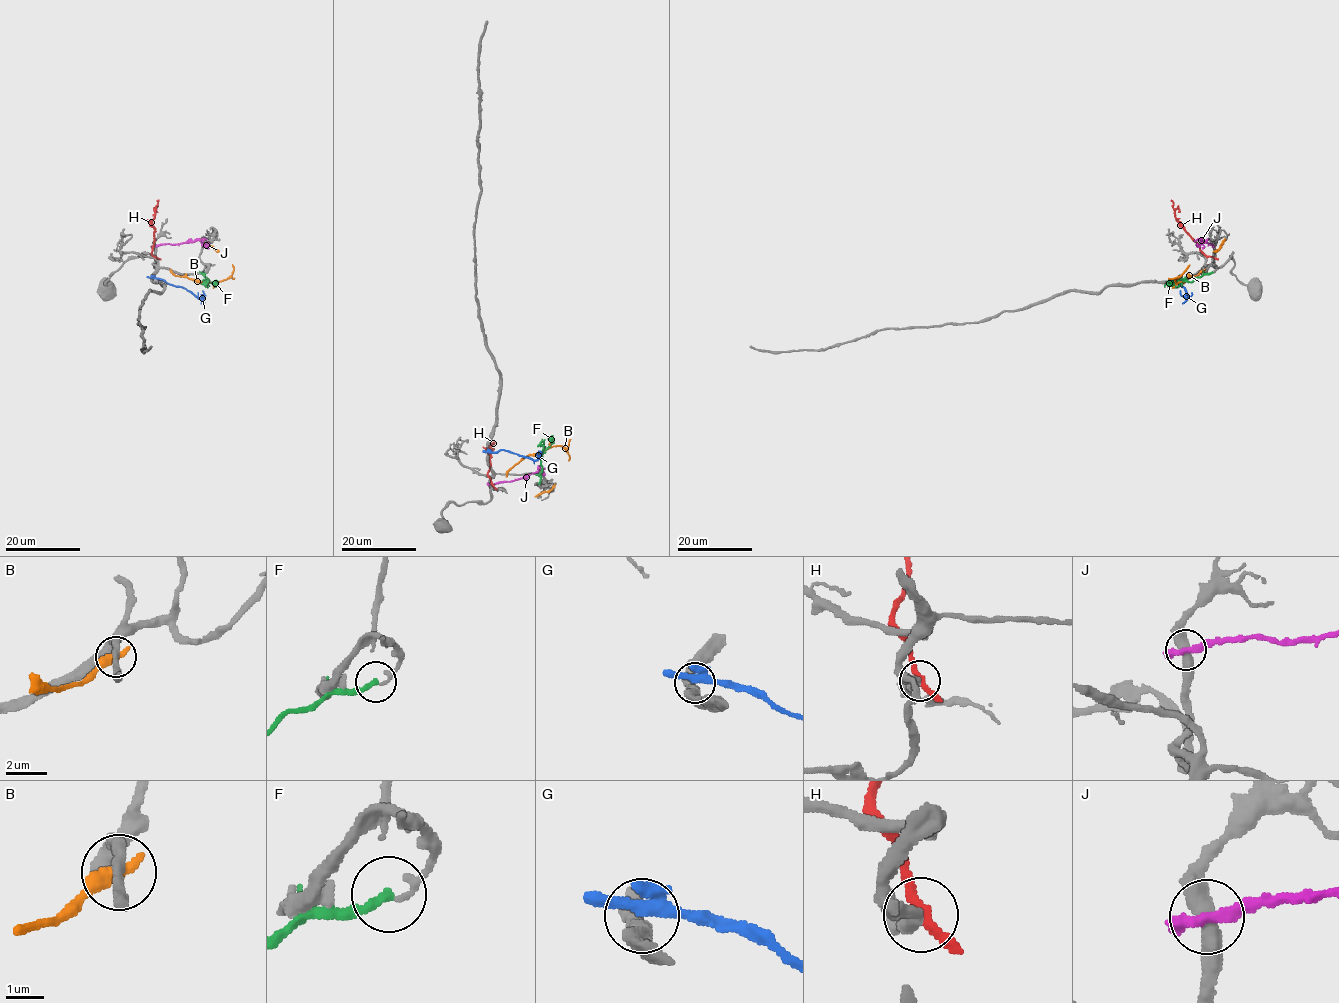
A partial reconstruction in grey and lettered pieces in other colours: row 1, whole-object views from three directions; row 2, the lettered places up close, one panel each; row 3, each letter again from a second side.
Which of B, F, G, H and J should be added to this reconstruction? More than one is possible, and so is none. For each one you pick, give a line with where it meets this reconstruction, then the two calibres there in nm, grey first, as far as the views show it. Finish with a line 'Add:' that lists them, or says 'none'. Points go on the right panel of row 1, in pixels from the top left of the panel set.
Add: none

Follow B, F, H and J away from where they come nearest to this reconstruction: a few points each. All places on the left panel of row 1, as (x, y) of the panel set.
B: (170, 271), (176, 275), (205, 282), (228, 278), (234, 266), (219, 251), (198, 239)
F: (203, 272), (205, 282), (207, 279), (208, 283), (217, 284), (215, 286)
H: (156, 258), (152, 254), (155, 228), (152, 221), (156, 200)
J: (155, 246), (195, 240), (201, 244)

